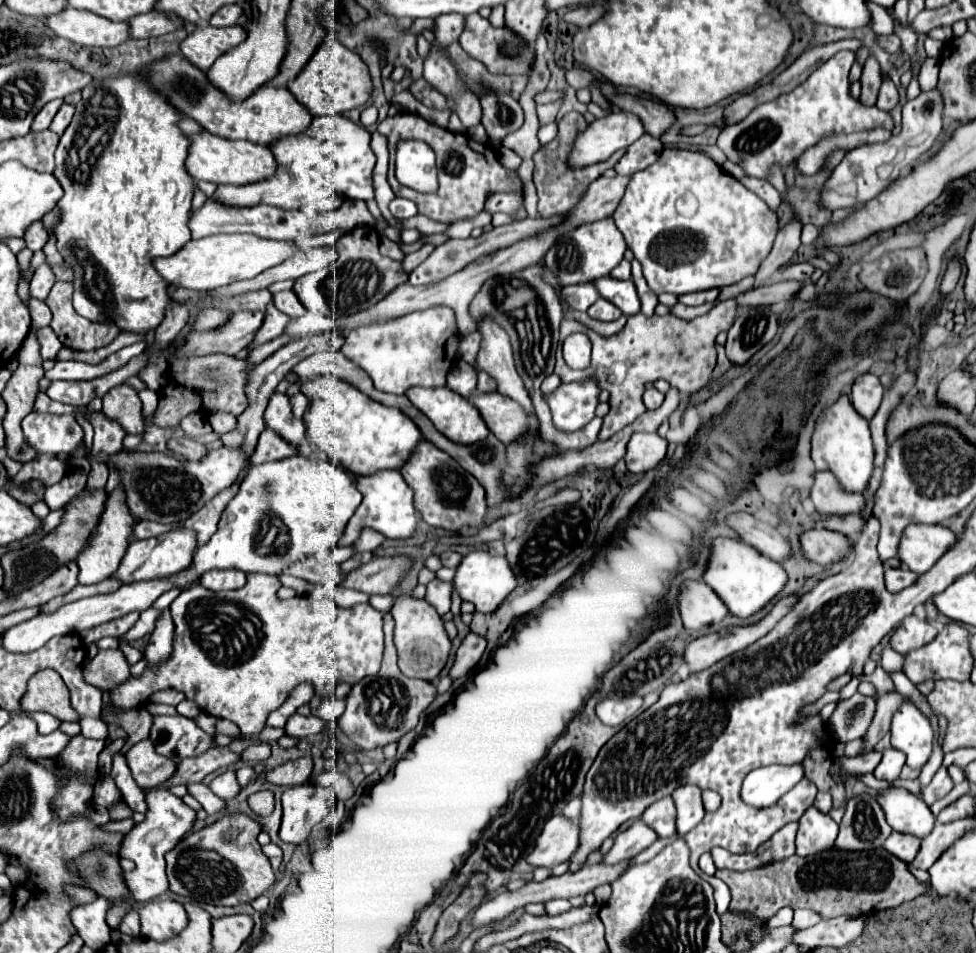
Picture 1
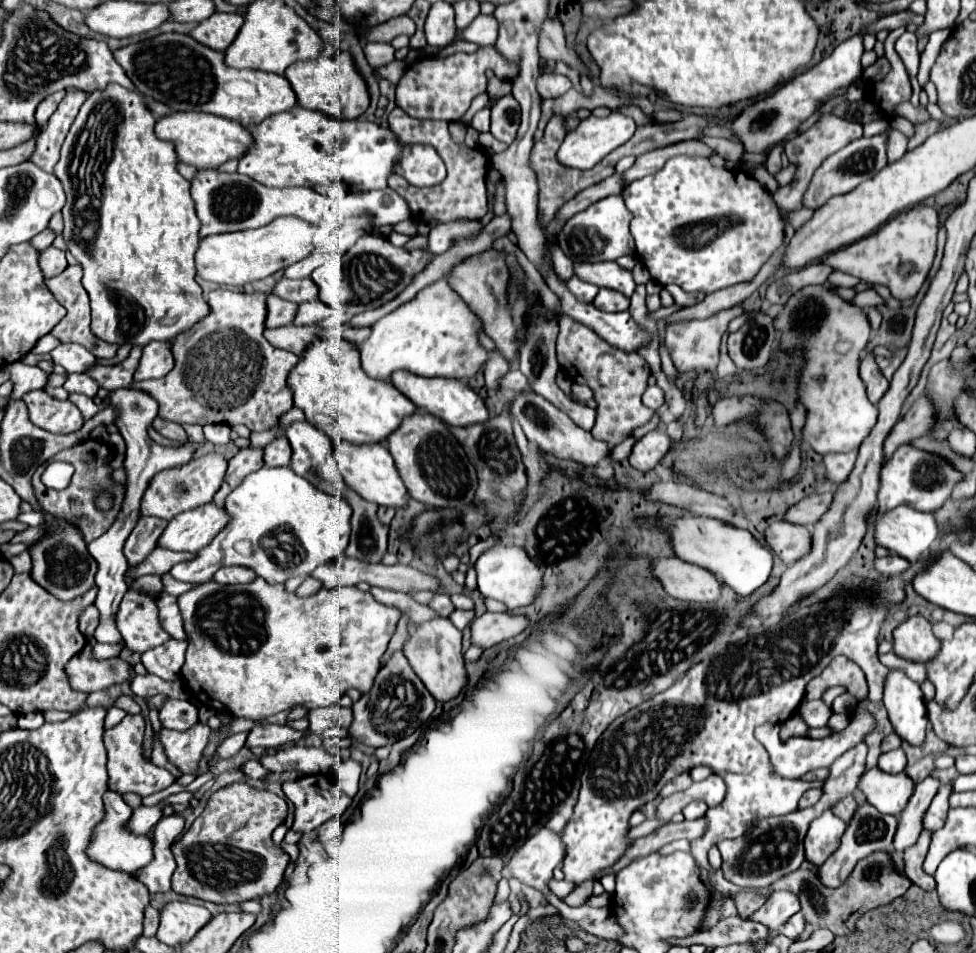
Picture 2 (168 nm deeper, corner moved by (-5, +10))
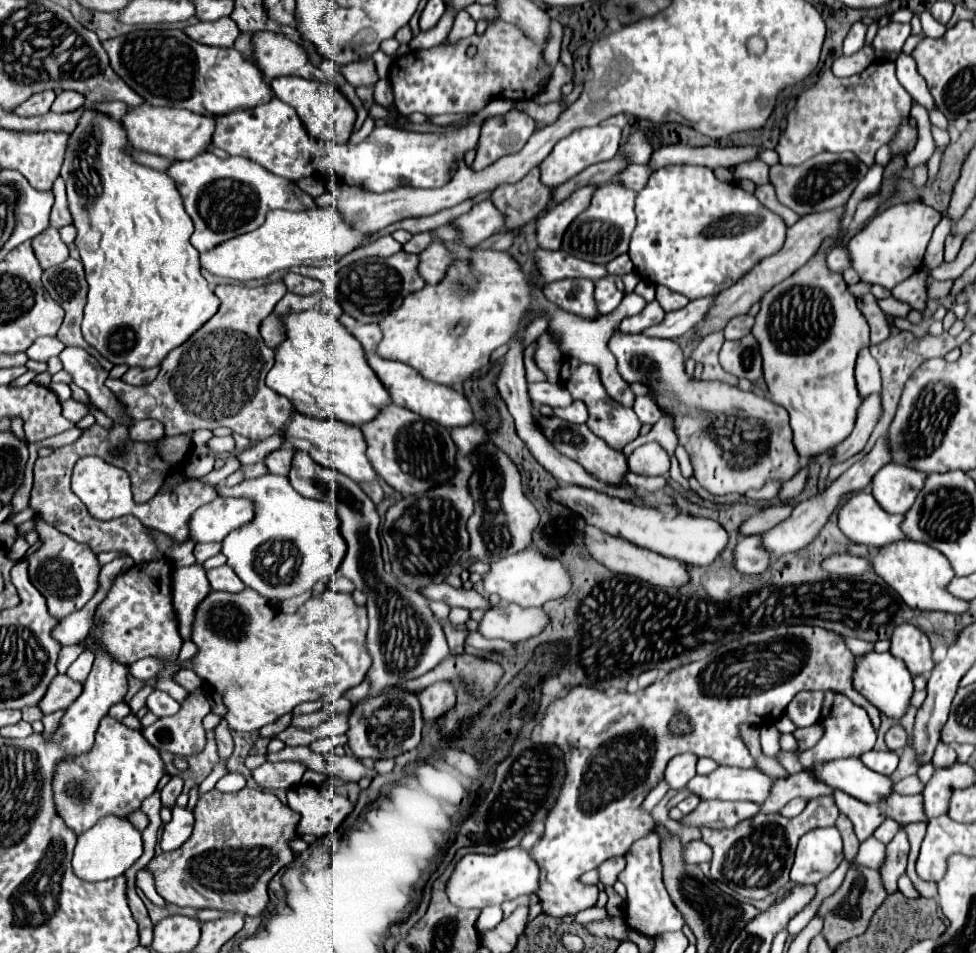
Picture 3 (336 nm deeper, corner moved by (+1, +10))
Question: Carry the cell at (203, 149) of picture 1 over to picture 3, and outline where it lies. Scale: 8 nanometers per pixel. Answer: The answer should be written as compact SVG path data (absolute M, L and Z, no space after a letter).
M148 103L128 109L128 113L122 117L122 123L128 129L128 139L134 149L162 155L174 161L198 157L206 145L210 145L216 127L214 117L200 117L196 113L188 113L188 109L160 109Z

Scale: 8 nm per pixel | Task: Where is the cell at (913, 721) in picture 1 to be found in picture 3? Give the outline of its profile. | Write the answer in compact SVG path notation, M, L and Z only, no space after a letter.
M868 653L864 657L858 659L858 665L856 665L856 673L854 673L854 687L880 711L884 713L886 717L894 719L894 721L900 721L906 711L908 711L908 705L910 705L910 699L912 699L912 693L914 693L914 685L912 685L912 675L910 671L906 669L906 665L896 659L894 655L890 653Z

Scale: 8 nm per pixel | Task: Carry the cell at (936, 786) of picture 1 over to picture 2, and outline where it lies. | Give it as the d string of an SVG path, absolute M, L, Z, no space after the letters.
M926 777L924 781L916 783L914 787L914 793L908 801L908 805L904 807L904 811L900 813L900 819L898 819L898 831L896 831L896 837L894 837L894 849L896 851L906 851L908 847L912 847L920 833L922 833L922 821L924 821L924 813L934 797L934 793L938 791L938 781L934 781L932 777Z

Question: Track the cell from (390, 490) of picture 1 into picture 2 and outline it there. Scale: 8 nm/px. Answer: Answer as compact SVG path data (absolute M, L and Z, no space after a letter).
M336 441L332 443L332 457L338 463L338 469L344 481L356 489L366 501L374 501L386 507L402 507L406 505L406 487L394 469L394 461L388 449L382 443L368 443L368 445L352 445L350 441Z

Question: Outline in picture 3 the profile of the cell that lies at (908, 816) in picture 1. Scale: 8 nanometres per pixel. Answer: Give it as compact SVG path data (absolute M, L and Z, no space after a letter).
M836 759L828 765L816 765L814 775L864 803L878 803L892 795L894 781L868 769L860 759Z

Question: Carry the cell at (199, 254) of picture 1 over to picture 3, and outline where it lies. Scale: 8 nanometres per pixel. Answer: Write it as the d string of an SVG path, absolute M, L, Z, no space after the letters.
M318 207L300 213L272 211L260 229L224 241L224 245L216 245L216 249L210 249L208 253L200 253L200 267L212 275L234 281L264 279L274 271L290 269L294 265L332 265L366 239L370 239L370 235L350 229L336 207Z

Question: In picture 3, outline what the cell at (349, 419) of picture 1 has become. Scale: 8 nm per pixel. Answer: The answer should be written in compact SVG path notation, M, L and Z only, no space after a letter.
M308 309L284 317L282 327L286 339L276 349L276 365L268 373L266 385L290 399L294 411L312 419L338 419L362 427L392 403L390 393L368 365L360 341L334 315Z

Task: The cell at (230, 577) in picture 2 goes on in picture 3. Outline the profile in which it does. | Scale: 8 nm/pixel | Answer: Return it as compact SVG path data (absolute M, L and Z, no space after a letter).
M228 565L216 567L206 571L210 587L214 591L230 591L230 593L238 593L240 589L244 589L244 583L240 581L240 577L236 577L236 573L232 573L232 569L228 569Z

